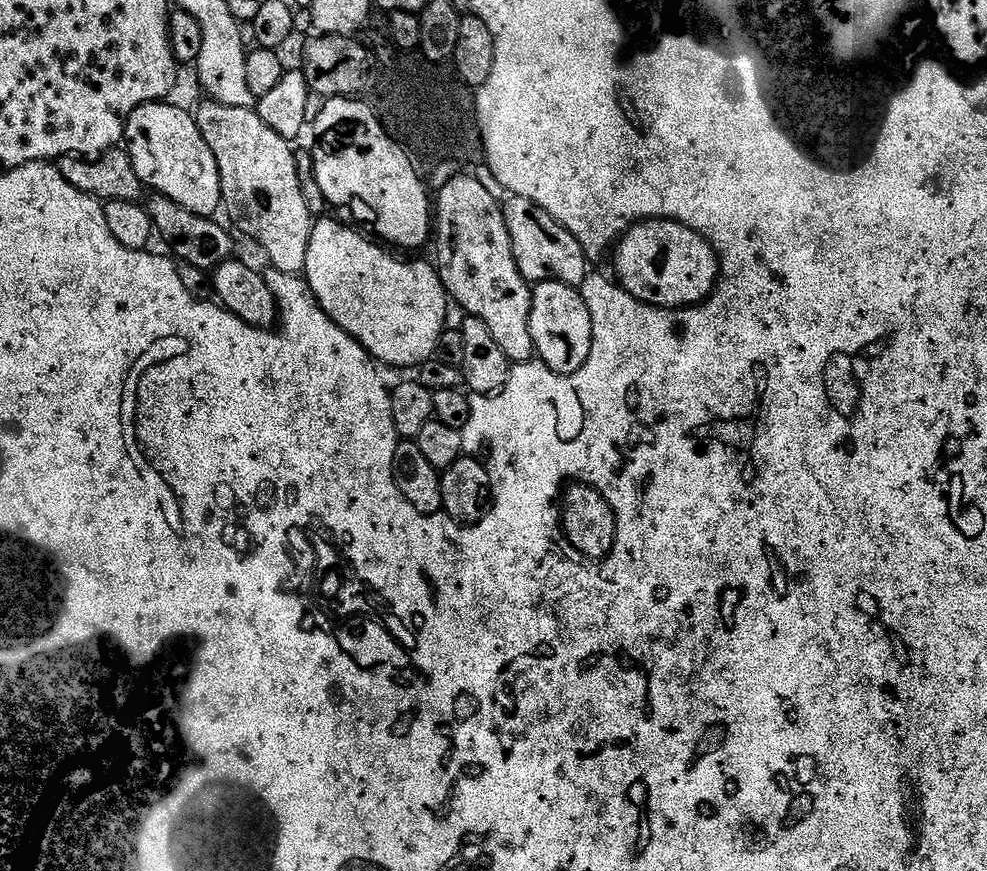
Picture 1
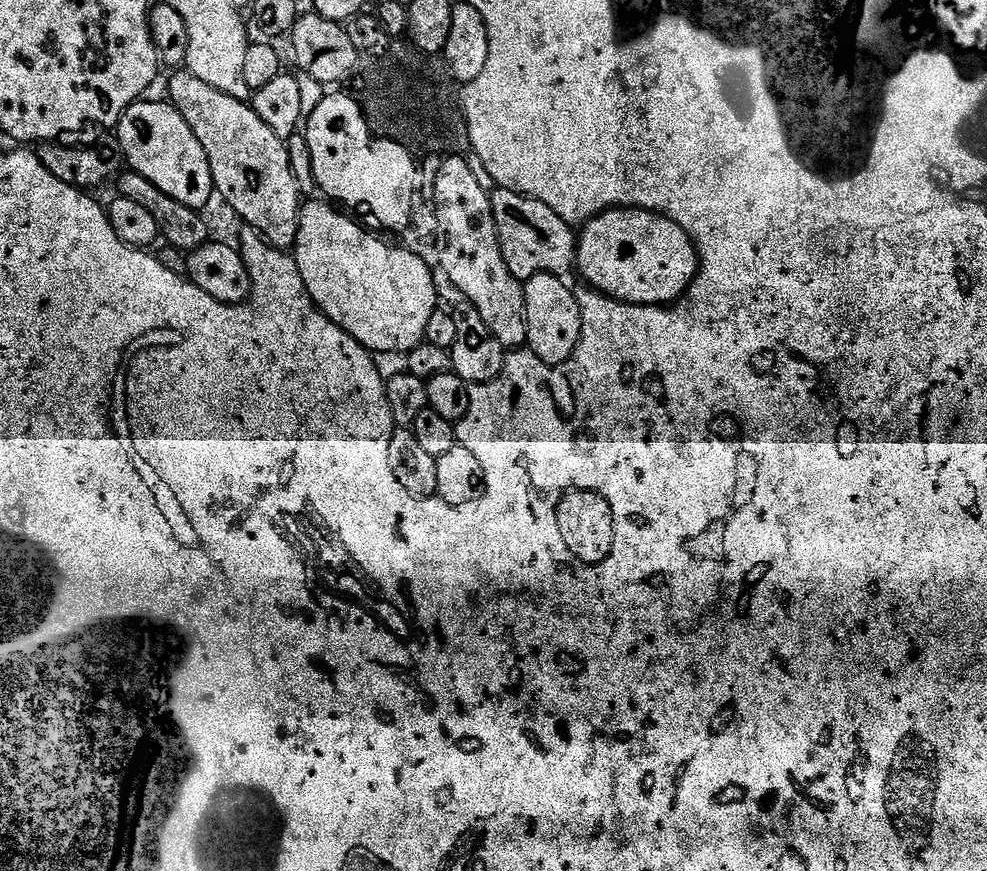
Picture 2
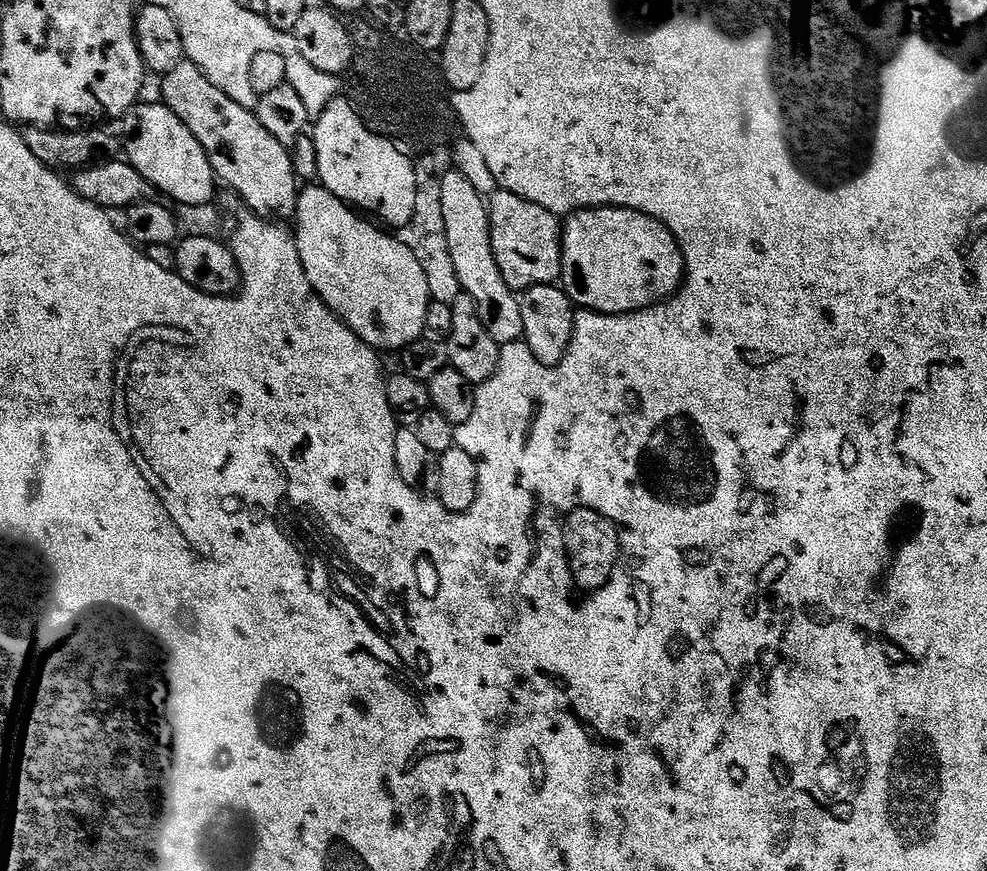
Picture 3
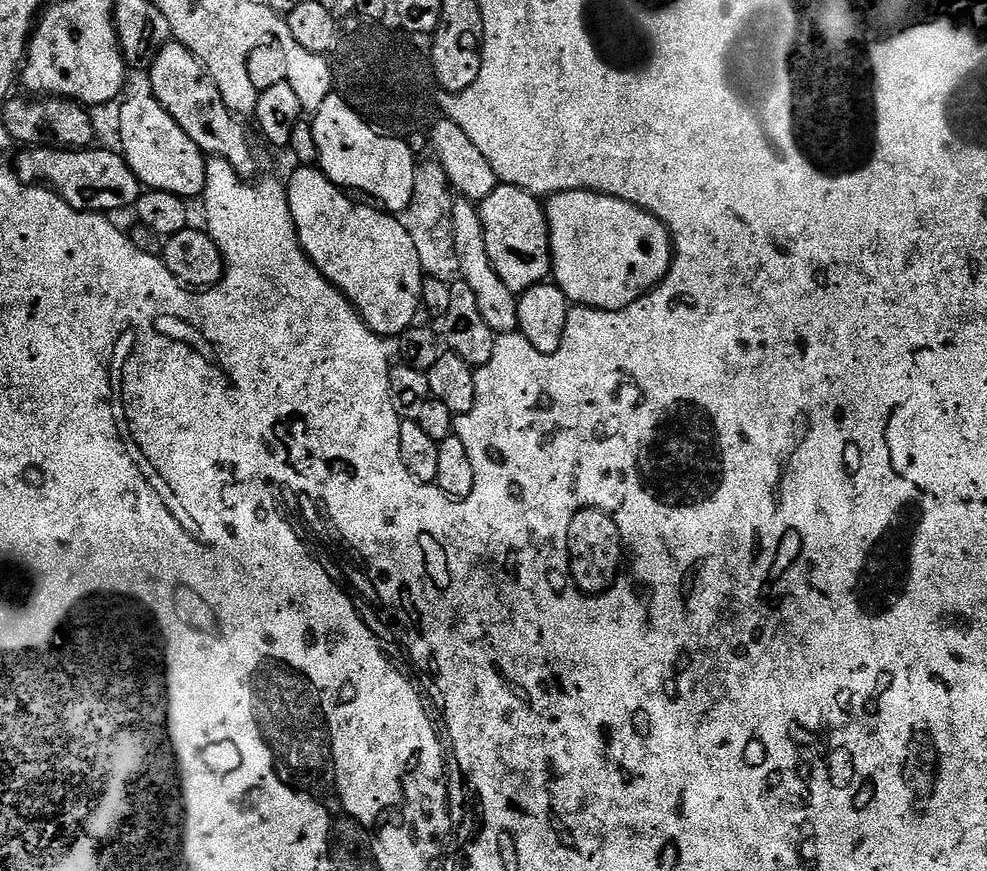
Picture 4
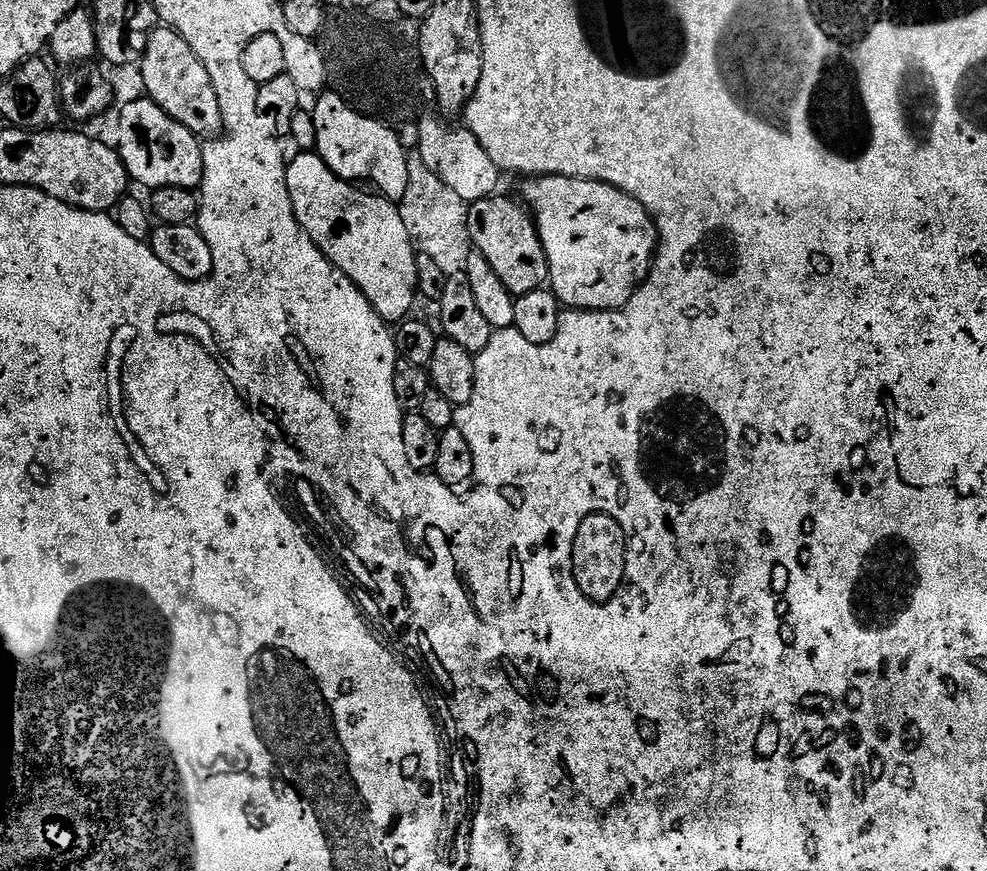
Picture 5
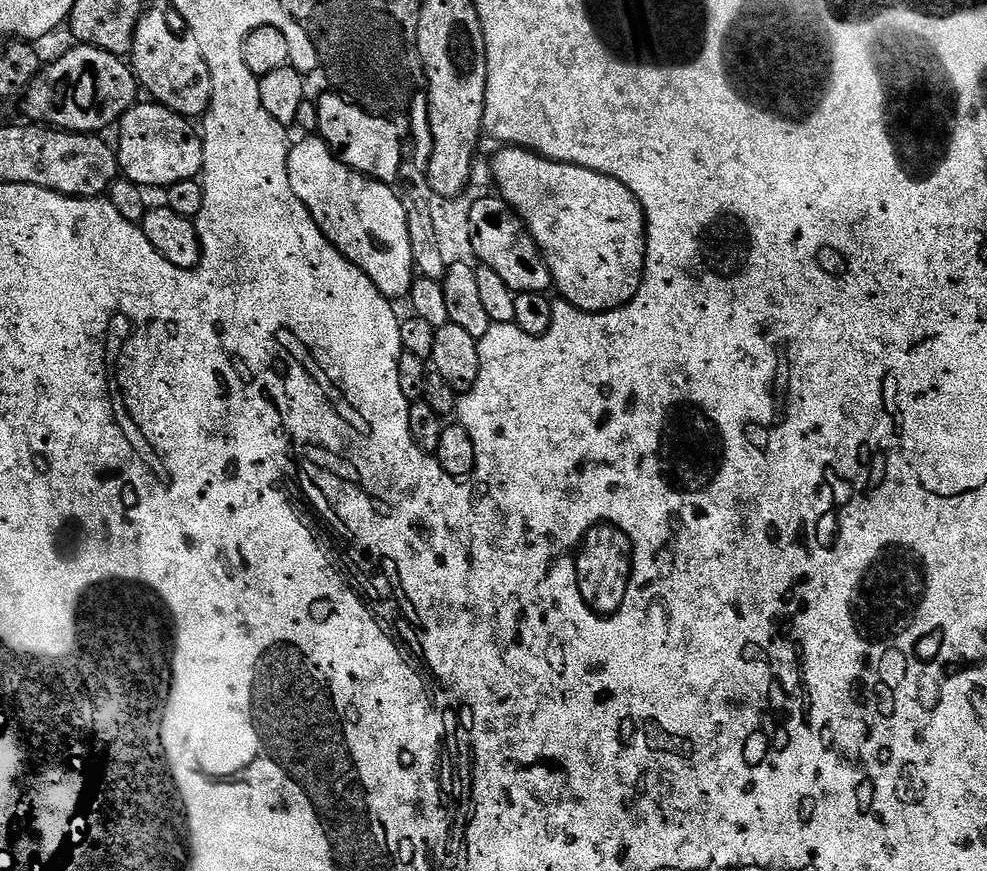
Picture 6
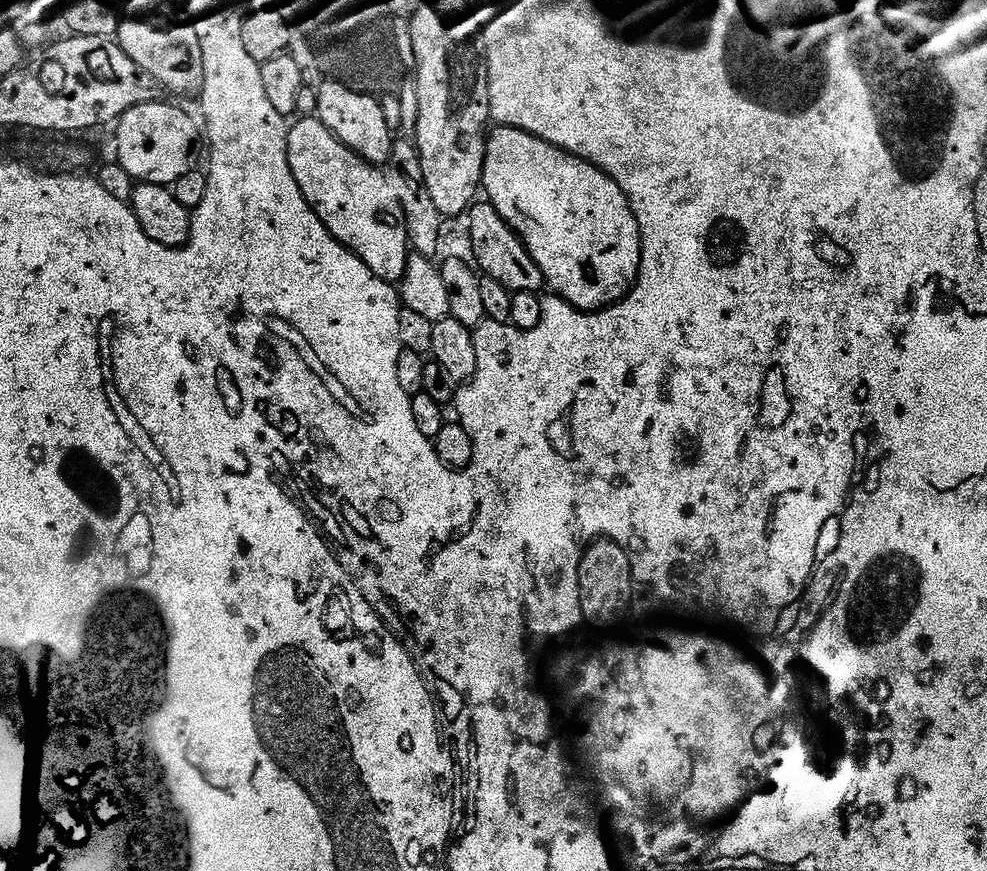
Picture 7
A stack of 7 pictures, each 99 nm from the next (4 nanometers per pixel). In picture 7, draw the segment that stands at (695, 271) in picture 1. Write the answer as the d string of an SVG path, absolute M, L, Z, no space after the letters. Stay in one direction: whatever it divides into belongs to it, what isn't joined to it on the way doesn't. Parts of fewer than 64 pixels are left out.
M497 127L495 131L487 137L484 146L484 179L482 181L482 192L483 195L488 195L485 196L487 203L492 204L494 210L498 210L498 214L502 219L516 231L516 237L526 246L530 258L534 258L538 270L542 270L545 285L547 285L555 295L561 296L565 302L572 305L572 307L585 312L603 310L623 300L633 285L635 285L636 276L640 273L640 227L634 218L634 210L630 206L626 194L622 194L618 182L610 179L601 168L595 168L593 164L587 164L584 160L579 160L576 156L569 156L567 152L561 152L560 149L553 146L553 144L547 144L544 140L539 140L537 136L532 136L528 132L523 132L517 128L502 127Z

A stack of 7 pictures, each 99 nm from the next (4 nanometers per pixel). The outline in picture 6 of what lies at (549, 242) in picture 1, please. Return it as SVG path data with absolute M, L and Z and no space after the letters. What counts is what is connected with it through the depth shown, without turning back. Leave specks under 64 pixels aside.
M499 195L484 196L481 200L468 204L470 218L470 242L474 246L477 261L483 267L494 270L502 282L517 292L547 293L553 287L552 272L544 261L536 239L528 232L523 220L508 207L508 203Z

